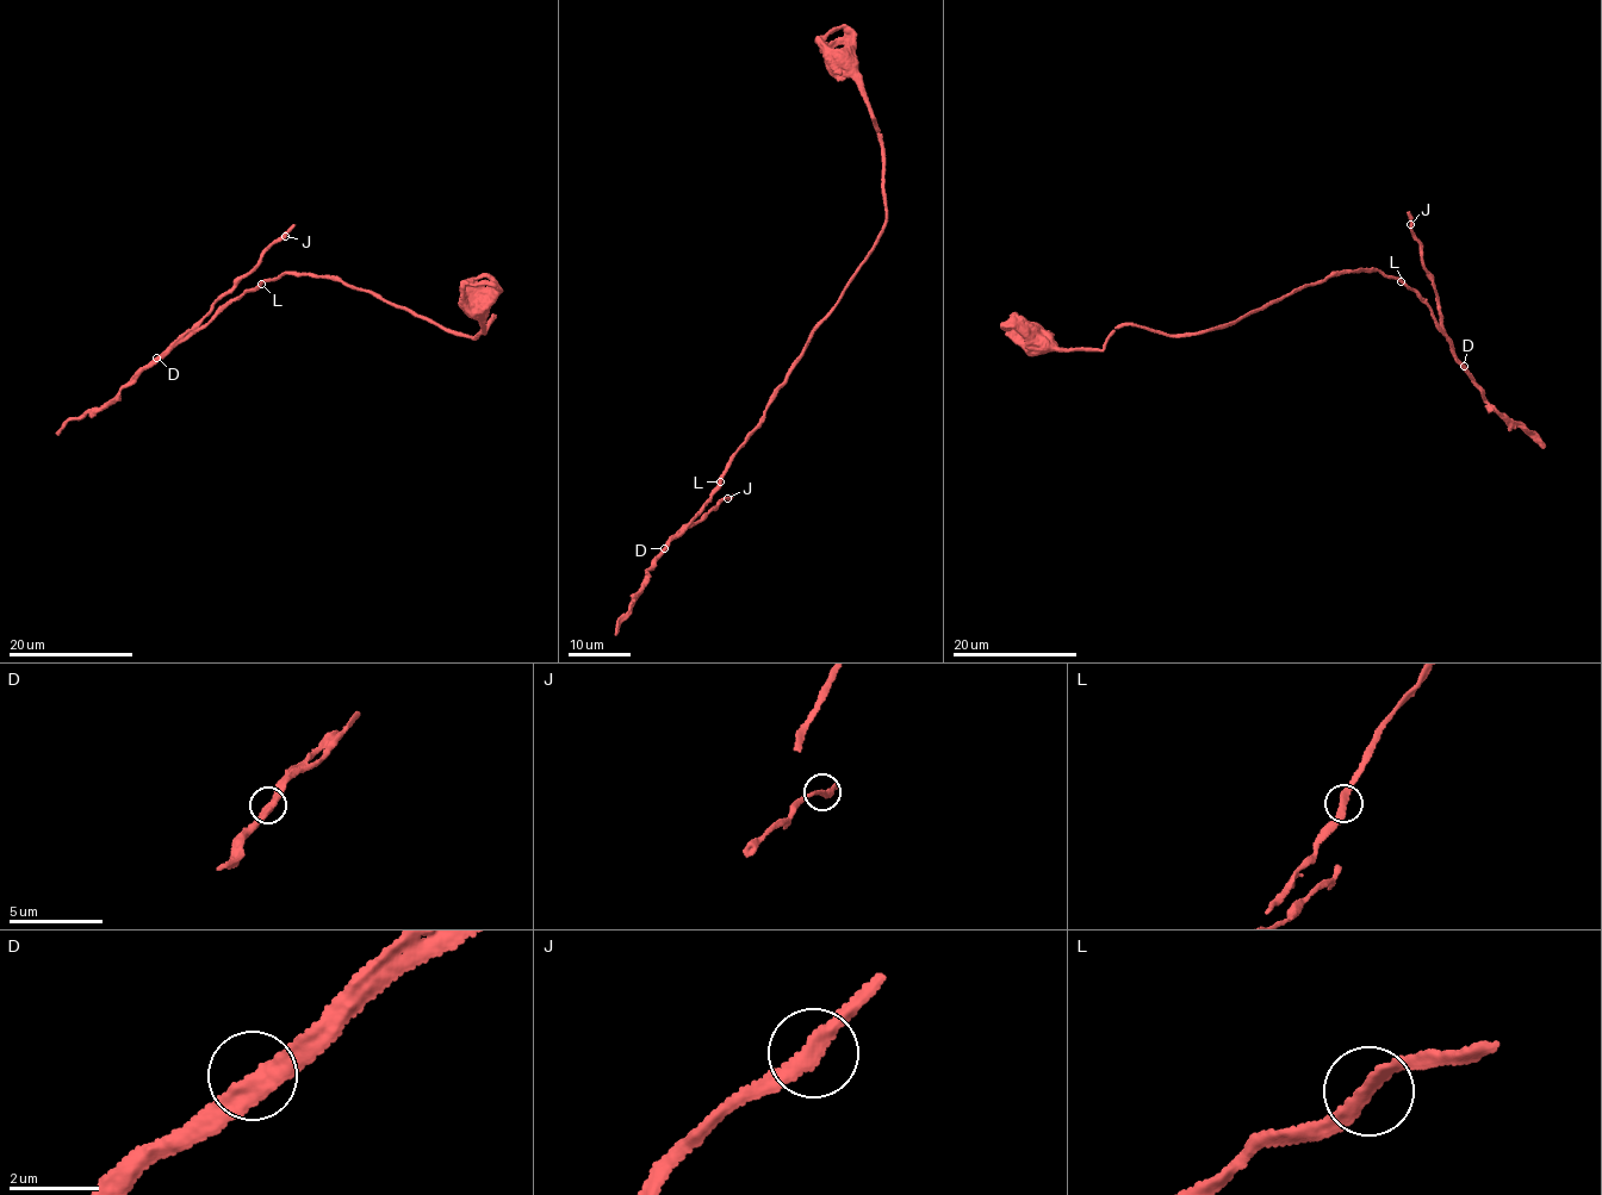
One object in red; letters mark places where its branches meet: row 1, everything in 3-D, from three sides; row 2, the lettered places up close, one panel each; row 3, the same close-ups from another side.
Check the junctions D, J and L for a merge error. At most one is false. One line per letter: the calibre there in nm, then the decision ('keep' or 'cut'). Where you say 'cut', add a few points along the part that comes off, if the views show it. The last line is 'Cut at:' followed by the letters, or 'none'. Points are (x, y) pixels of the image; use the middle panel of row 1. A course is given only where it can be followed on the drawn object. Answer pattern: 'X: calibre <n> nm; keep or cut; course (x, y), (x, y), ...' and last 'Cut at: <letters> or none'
D: calibre 360 nm; keep
J: calibre 240 nm; keep
L: calibre 220 nm; keep
Cut at: none

